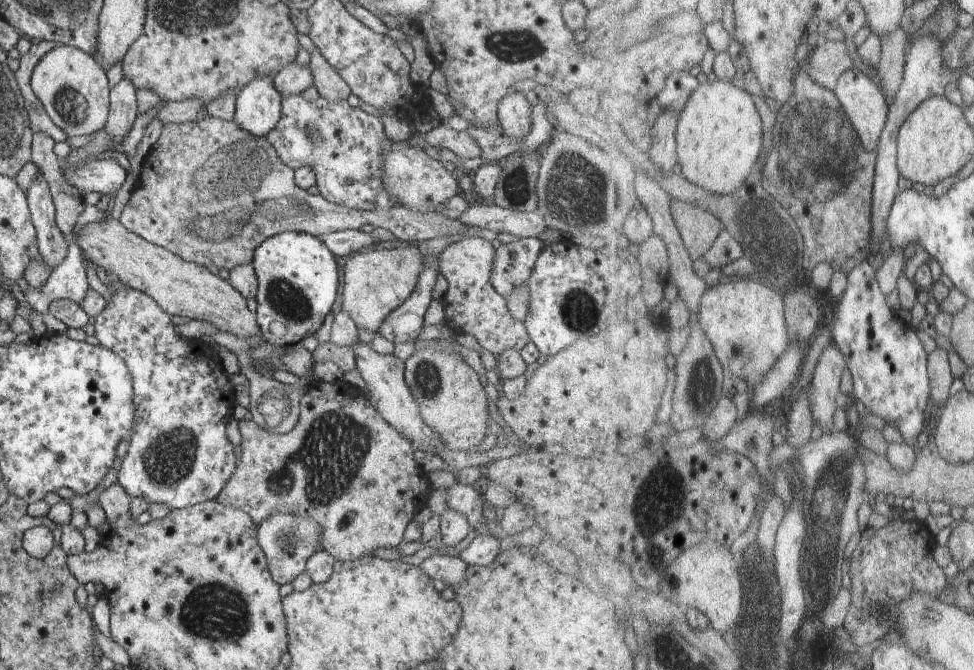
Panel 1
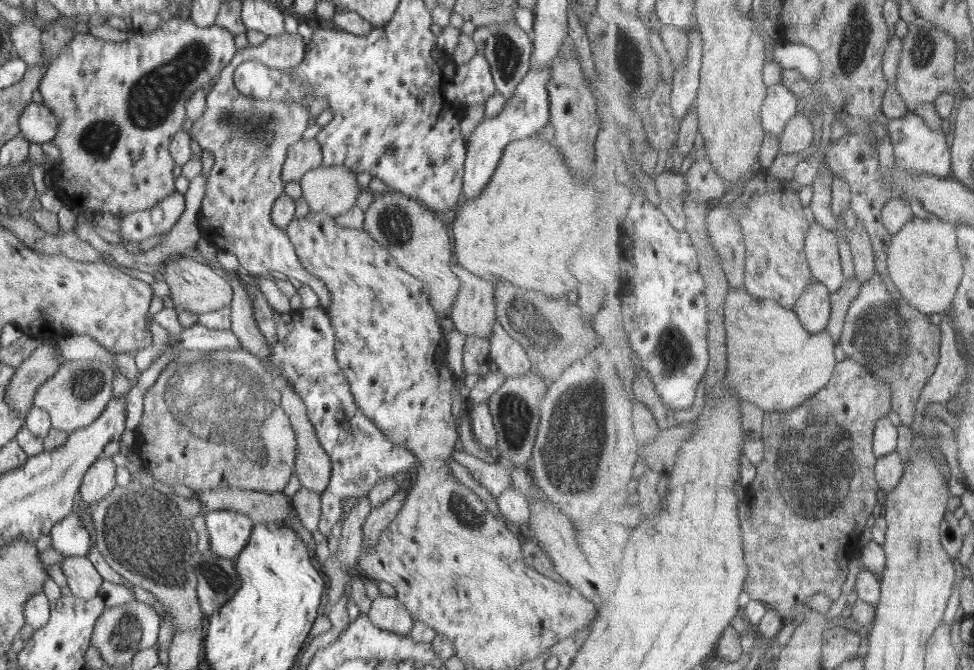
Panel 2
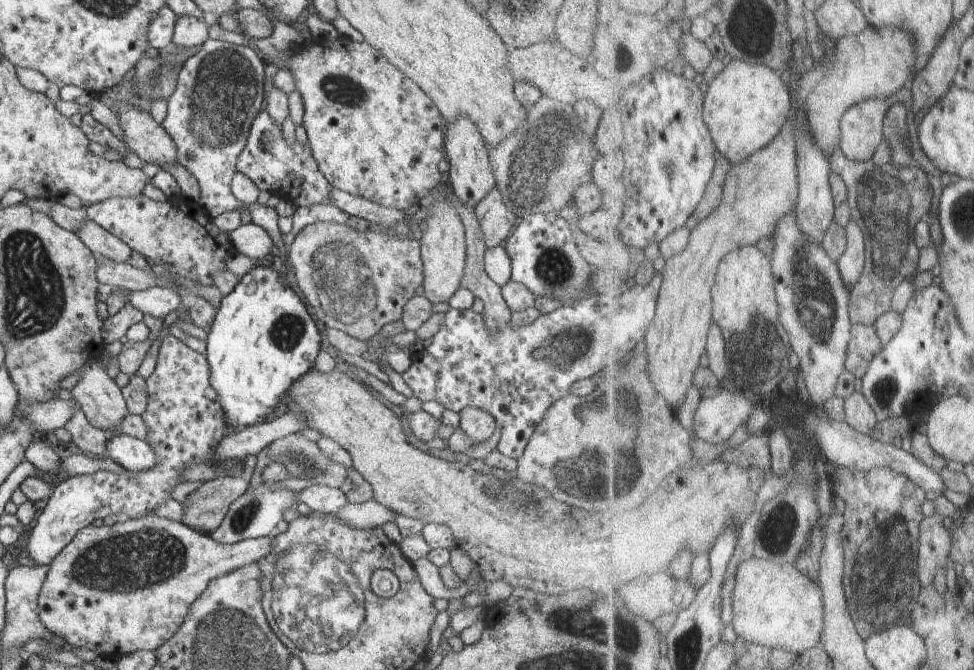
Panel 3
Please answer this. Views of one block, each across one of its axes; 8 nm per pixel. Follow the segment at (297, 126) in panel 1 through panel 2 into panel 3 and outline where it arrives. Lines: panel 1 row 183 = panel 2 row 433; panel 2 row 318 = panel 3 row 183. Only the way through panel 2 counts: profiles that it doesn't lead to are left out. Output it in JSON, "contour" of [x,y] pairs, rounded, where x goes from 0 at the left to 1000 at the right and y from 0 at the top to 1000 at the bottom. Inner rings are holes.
{"contour":[[[268,164],[261,178],[251,224],[243,239],[243,257],[252,260],[263,275],[267,285],[285,290],[298,299],[304,310],[320,306],[339,306],[340,284],[343,281],[329,257],[318,216],[304,207],[299,215],[290,203],[290,193],[275,170]]]}

